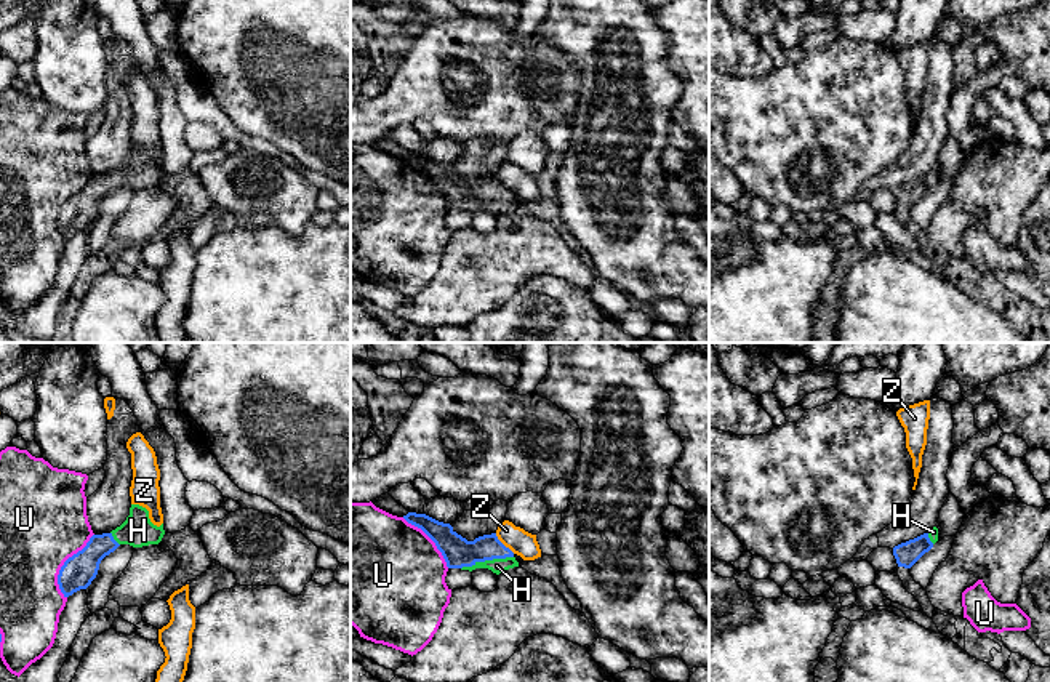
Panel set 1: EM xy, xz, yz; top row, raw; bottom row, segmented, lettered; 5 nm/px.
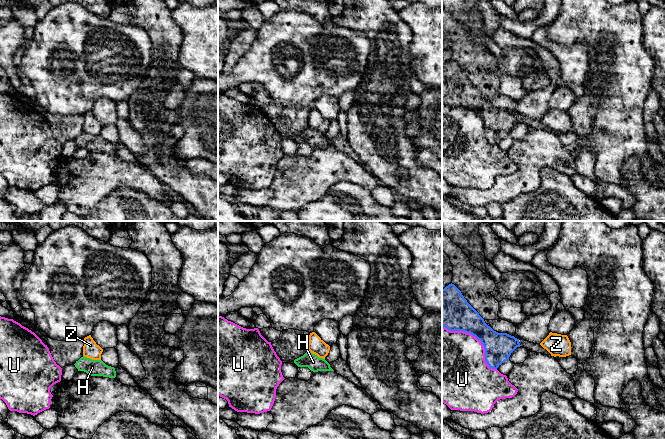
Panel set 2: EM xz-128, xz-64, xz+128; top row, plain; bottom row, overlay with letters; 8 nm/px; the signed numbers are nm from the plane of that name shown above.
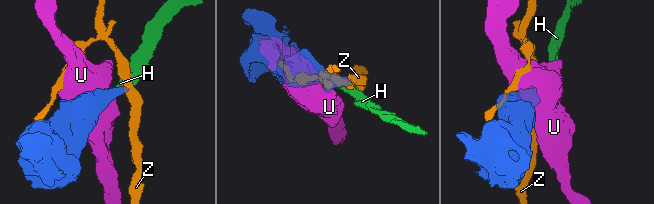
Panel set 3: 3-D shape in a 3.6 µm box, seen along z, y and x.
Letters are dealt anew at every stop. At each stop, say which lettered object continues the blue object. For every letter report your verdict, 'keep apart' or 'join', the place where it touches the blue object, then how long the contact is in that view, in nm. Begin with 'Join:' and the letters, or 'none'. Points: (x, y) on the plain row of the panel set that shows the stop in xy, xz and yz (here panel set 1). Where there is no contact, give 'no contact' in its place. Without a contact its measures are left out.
Join: H
H: join; meets blue in xz at (487, 200); contact 280 nm long
U: keep apart; meets blue in xy at (64, 205); contact 360 nm long
Z: keep apart; meets blue in xz at (503, 186); contact 140 nm long

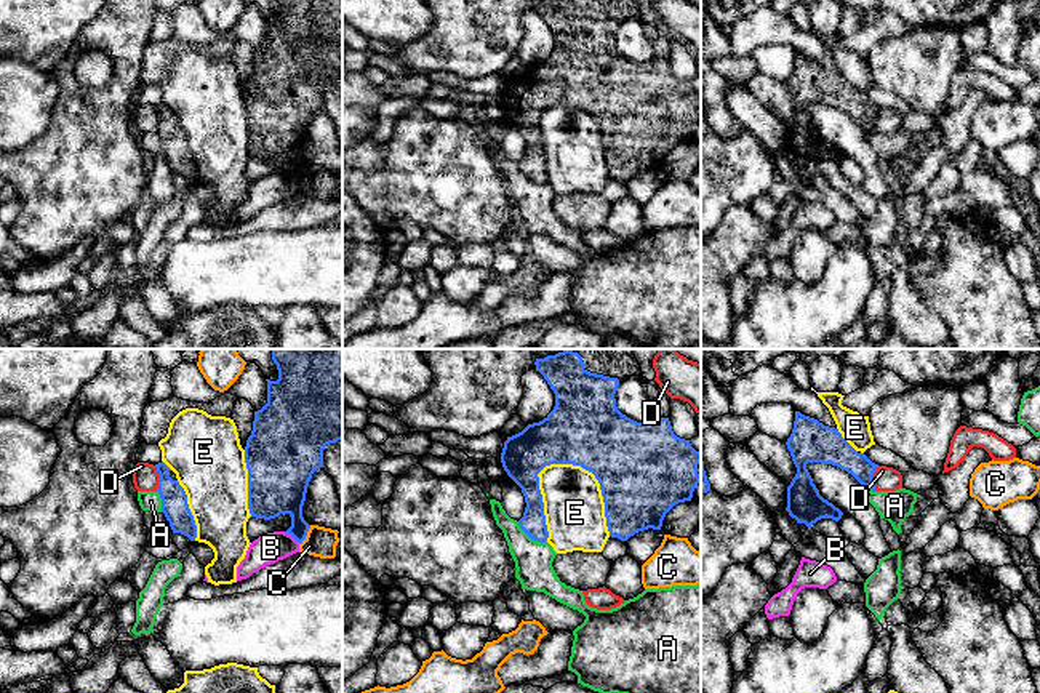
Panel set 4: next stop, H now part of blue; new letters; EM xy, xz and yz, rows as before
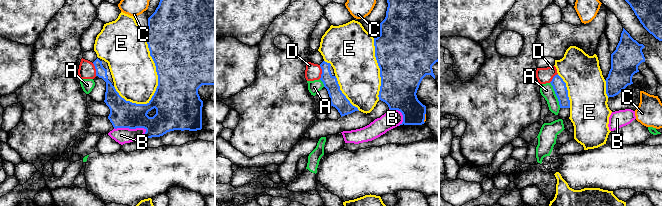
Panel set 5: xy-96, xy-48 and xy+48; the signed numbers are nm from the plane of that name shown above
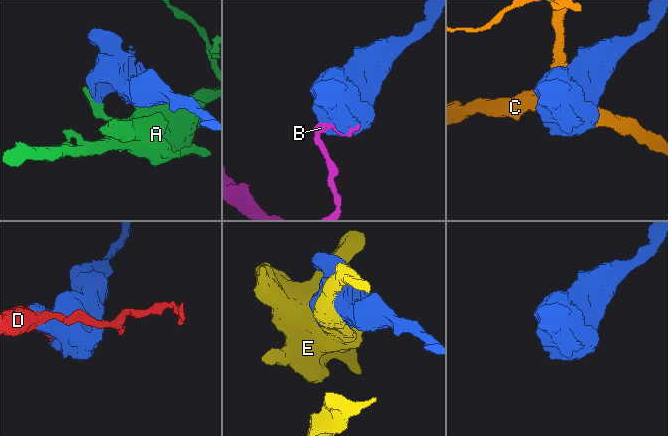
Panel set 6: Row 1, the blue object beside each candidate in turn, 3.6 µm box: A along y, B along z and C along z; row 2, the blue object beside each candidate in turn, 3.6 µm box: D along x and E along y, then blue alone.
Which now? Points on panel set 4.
Join: none
A: keep apart; meets blue in xz at (532, 180); contact 180 nm long
B: keep apart; meets blue in xy at (292, 176); contact 110 nm long
C: keep apart; meets blue in xy at (306, 176); contact 120 nm long
D: keep apart; meets blue in xy at (160, 120); contact 130 nm long
E: keep apart; meets blue in xz at (596, 119); contact 480 nm long

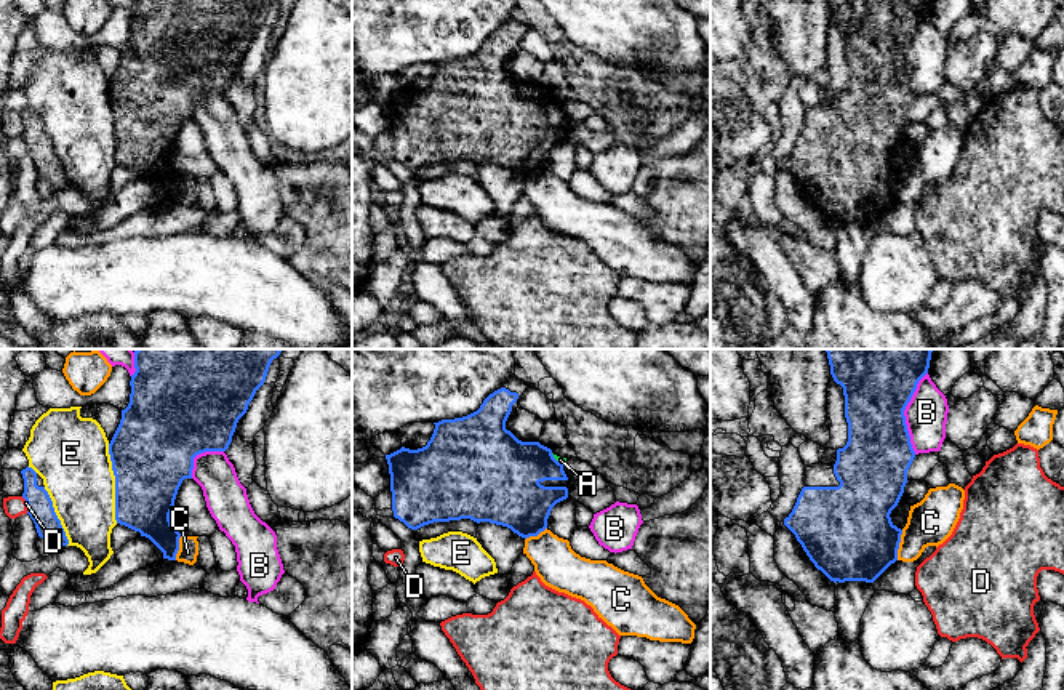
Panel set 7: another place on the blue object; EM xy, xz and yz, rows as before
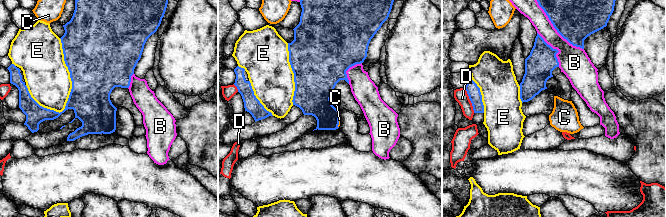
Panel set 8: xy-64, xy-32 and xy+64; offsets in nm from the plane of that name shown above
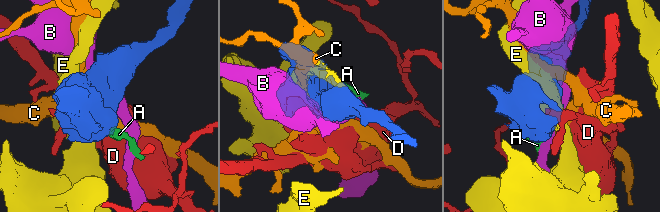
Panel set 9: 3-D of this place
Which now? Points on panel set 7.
Join: none
A: keep apart; meets blue in xz at (556, 101); contact 90 nm long
B: keep apart; meets blue in yz at (903, 55); contact 420 nm long
C: keep apart; meets blue in yz at (898, 186); contact 160 nm long
D: keep apart; meets blue in xy at (28, 146); contact 90 nm long
E: keep apart; meets blue in xy at (116, 125); contact 400 nm long

